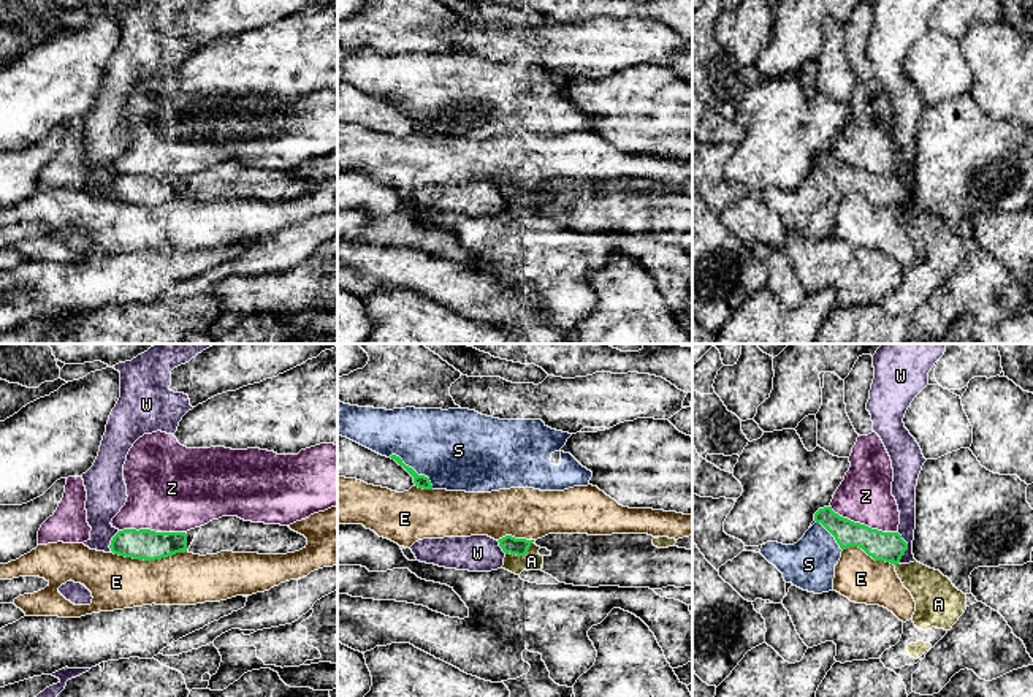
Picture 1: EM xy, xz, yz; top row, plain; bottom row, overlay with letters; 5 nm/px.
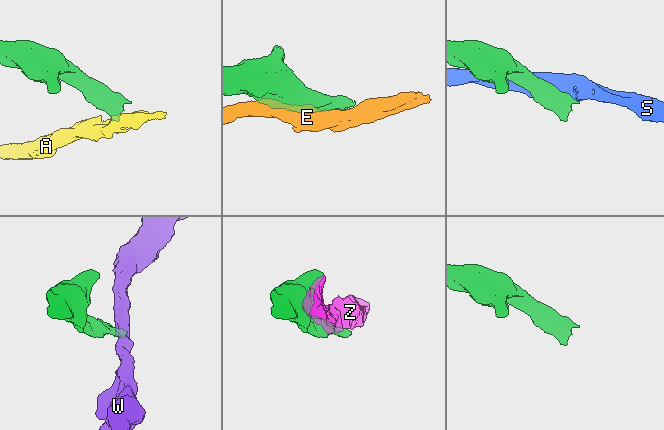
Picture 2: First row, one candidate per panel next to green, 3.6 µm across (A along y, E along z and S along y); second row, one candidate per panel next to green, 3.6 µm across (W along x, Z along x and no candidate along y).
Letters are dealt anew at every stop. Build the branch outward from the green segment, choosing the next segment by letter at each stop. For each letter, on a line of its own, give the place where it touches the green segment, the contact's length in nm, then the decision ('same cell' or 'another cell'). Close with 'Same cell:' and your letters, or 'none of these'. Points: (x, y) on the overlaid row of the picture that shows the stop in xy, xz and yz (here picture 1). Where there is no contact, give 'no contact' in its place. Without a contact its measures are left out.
A: meets green in xz at (520, 555); contact 150 nm long; another cell
E: meets green in xy at (149, 559); contact 380 nm long; another cell
S: meets green in xz at (412, 469); contact 280 nm long; another cell
W: meets green in yz at (907, 548); contact 160 nm long; another cell
Z: meets green in yz at (864, 525); contact 380 nm long; another cell
Same cell: none of these

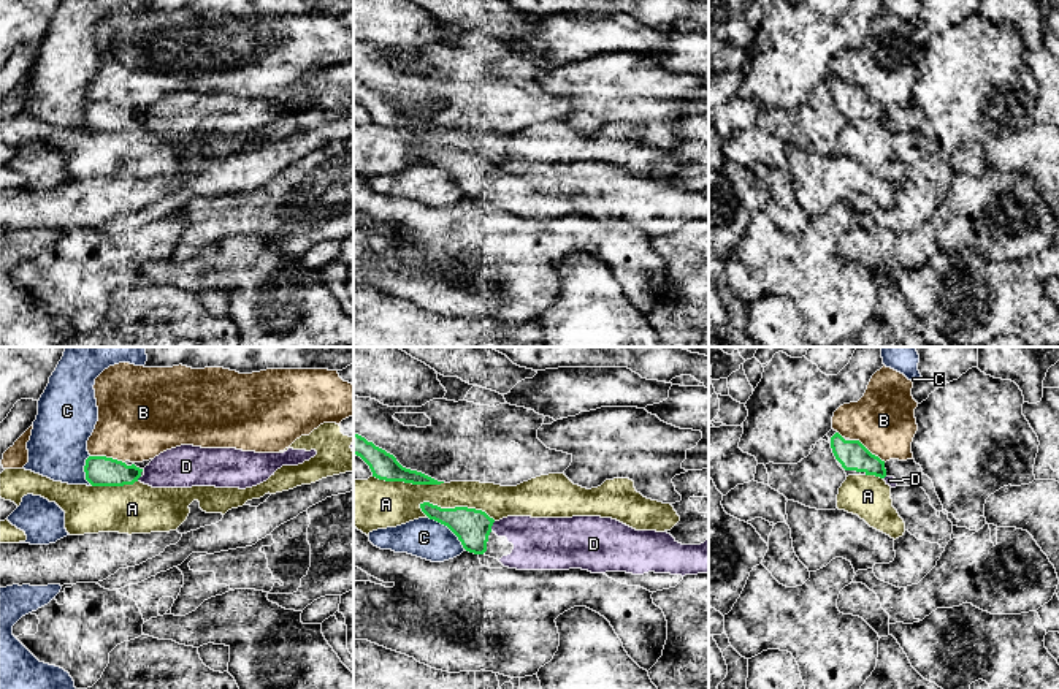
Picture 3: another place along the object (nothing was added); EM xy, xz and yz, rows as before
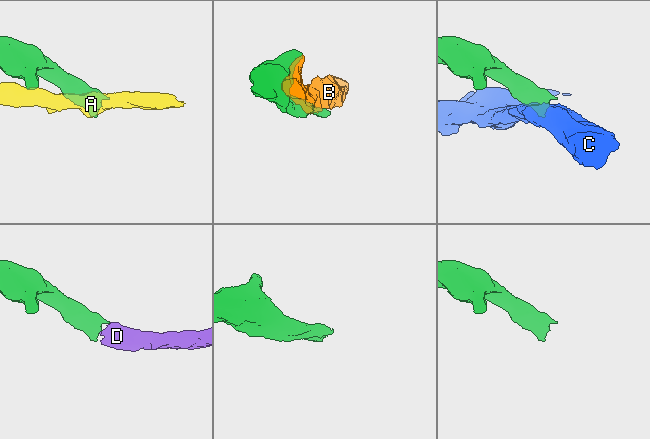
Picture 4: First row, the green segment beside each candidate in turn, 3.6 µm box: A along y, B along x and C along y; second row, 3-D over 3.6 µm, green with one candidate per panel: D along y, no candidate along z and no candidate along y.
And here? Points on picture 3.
A: meets green in xz at (457, 507); contact 400 nm long; another cell
B: meets green in yz at (866, 449); contact 220 nm long; another cell
C: meets green in xz at (449, 528); contact 260 nm long; another cell
D: meets green in xz at (492, 525); contact 50 nm long; same cell
Same cell: D

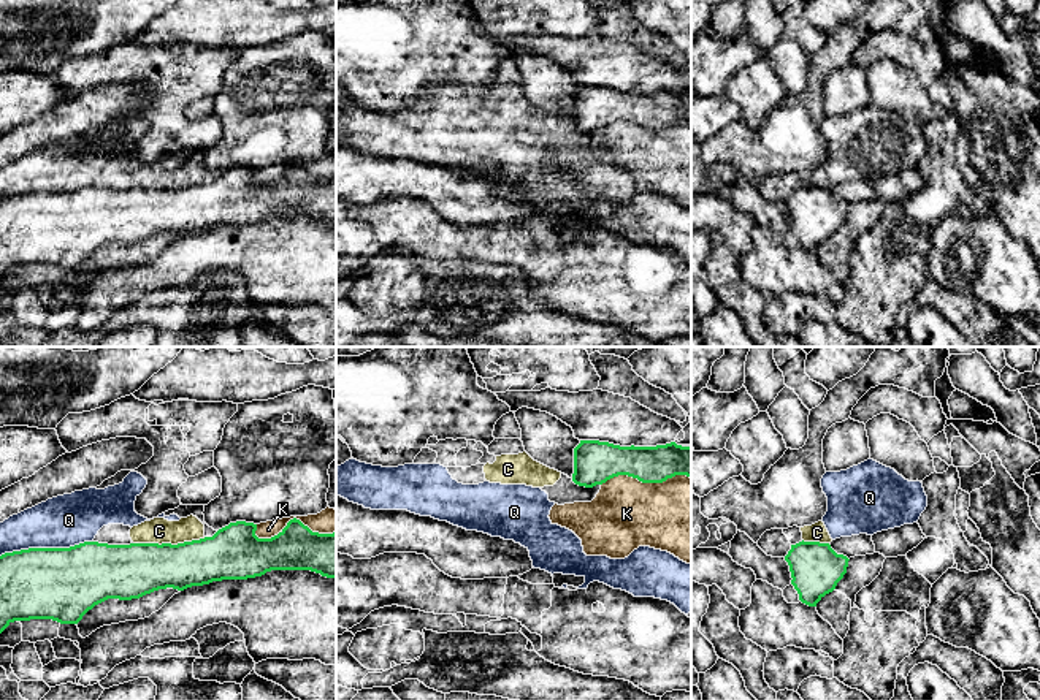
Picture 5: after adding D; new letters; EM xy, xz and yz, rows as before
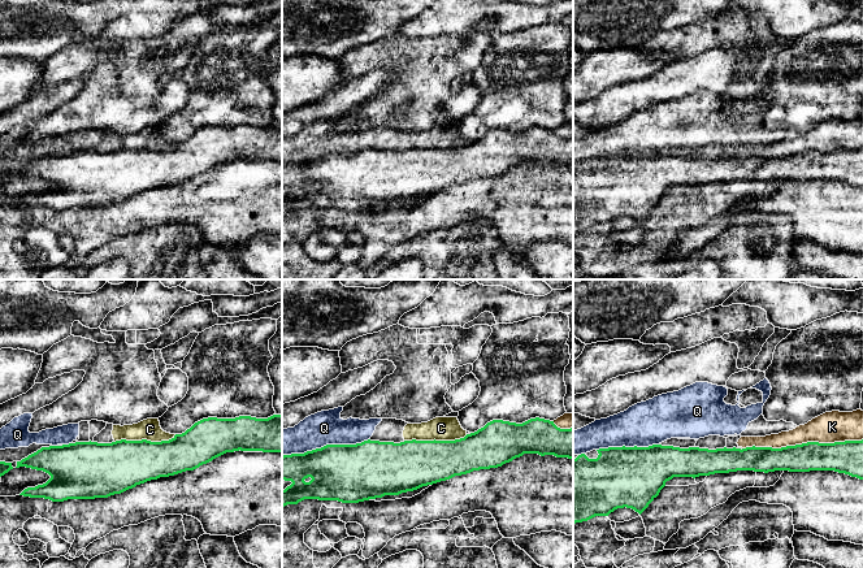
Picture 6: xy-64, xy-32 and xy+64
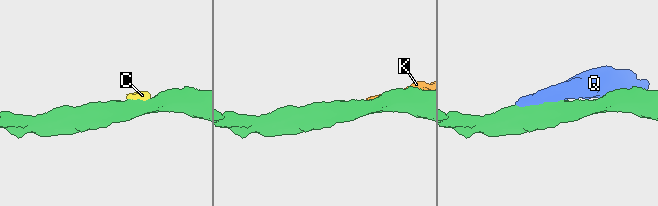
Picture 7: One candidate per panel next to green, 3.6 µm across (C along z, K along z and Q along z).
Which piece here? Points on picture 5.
C: meets green in xy at (168, 544); contact 360 nm long; another cell
K: meets green in xy at (294, 518); contact 420 nm long; another cell
Q: meets green in xy at (46, 548); contact 480 nm long; another cell
Same cell: none of these

